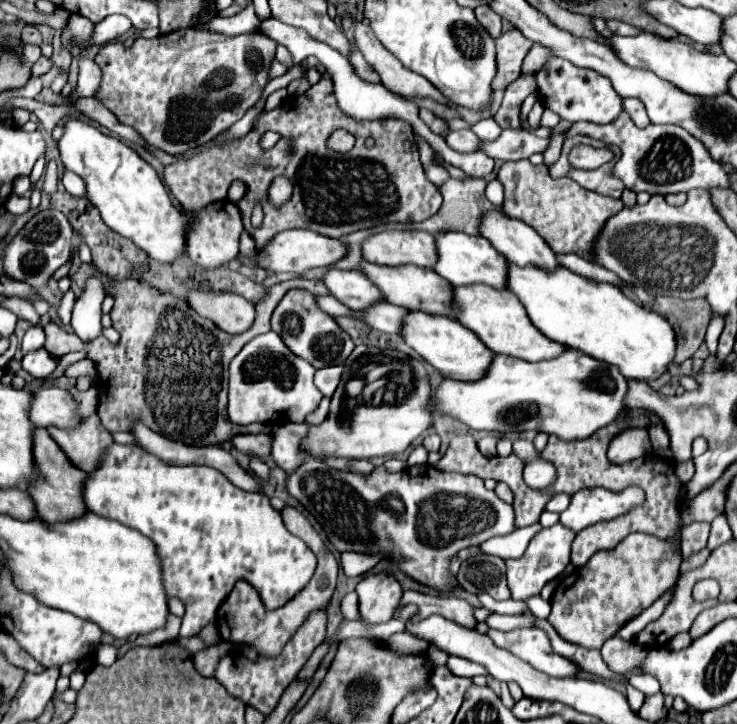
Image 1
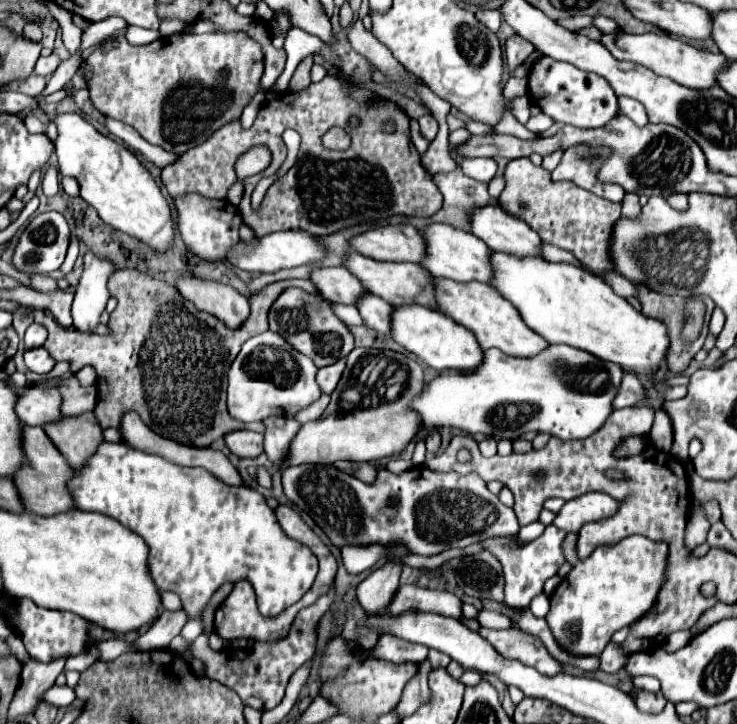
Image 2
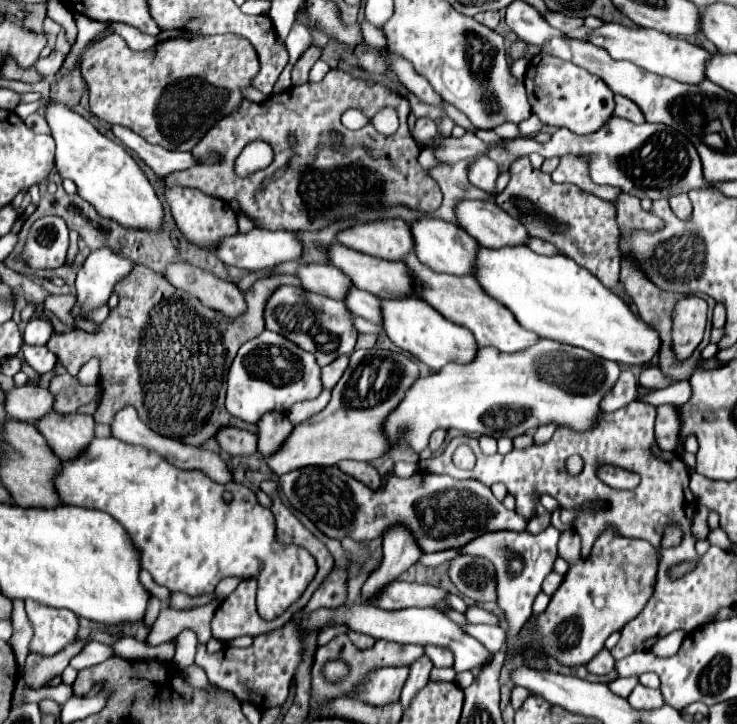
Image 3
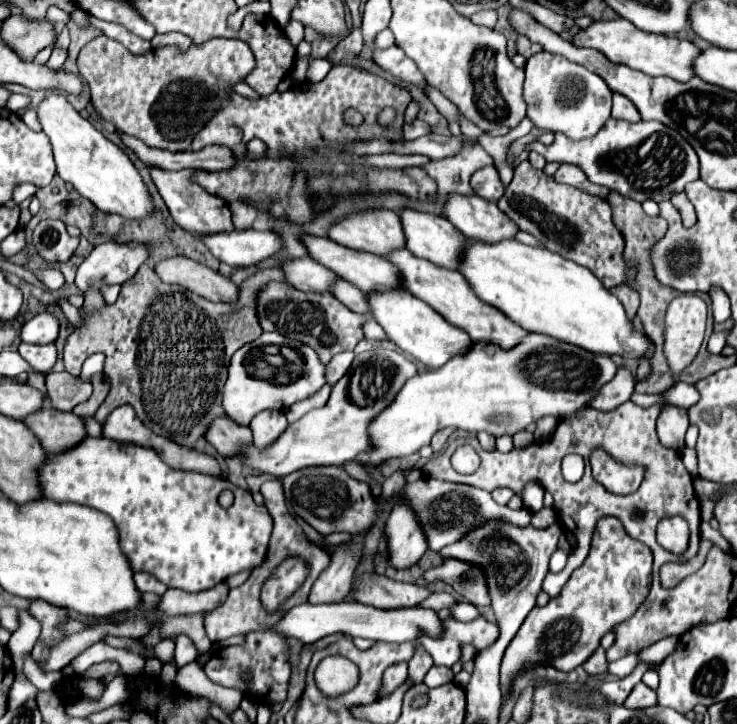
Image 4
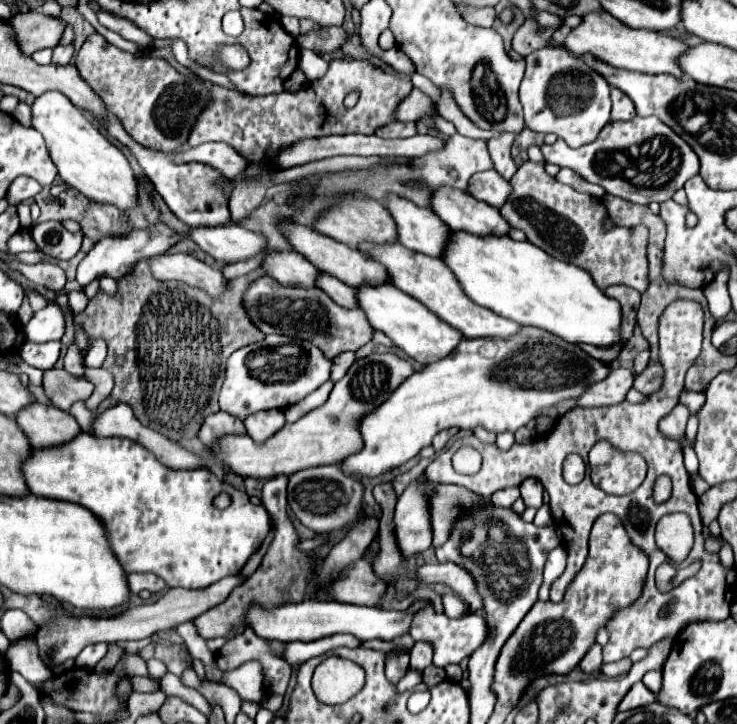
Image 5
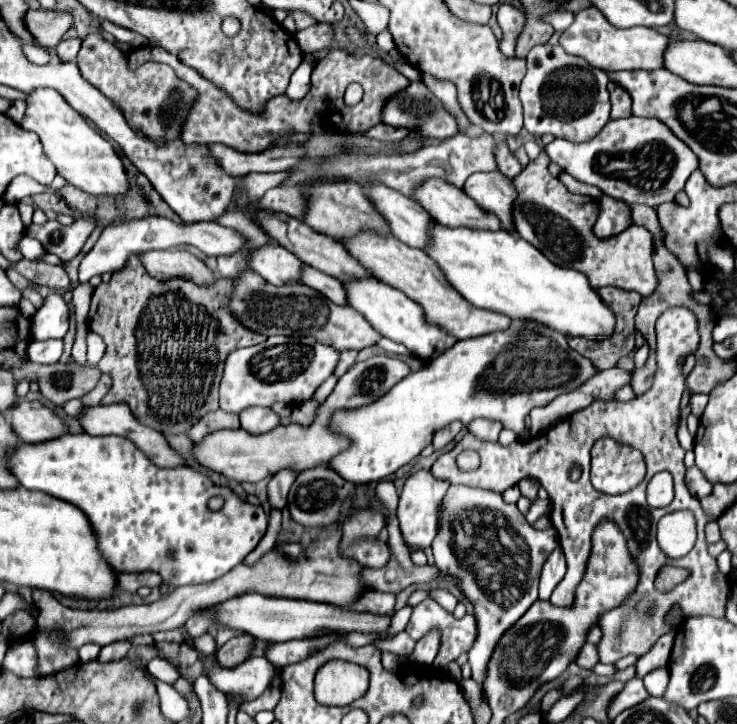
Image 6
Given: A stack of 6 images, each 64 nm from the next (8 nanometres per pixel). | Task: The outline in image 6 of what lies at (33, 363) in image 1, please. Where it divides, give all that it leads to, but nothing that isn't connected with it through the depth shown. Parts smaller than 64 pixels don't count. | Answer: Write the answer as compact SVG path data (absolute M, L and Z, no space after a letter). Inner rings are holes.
M34 340L28 346L28 358L32 362L40 362L40 364L54 364L60 360L64 350L64 342L62 340Z

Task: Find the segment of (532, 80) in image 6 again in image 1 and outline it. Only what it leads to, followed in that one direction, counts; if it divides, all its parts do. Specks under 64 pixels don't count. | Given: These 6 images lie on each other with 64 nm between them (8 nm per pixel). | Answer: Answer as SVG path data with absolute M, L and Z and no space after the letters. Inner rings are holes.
M548 58L548 62L536 72L536 86L542 98L542 104L556 112L560 120L566 122L594 122L594 124L608 124L622 112L622 98L612 88L610 80L586 70L576 68L568 60Z

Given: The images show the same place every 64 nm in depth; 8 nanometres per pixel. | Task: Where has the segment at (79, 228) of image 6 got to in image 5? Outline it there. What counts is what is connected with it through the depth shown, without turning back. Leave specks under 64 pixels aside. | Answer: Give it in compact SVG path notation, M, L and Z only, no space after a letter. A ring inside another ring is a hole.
M40 222L30 228L30 236L34 232L34 242L38 250L50 254L56 260L70 260L78 254L82 244L82 230L68 232L60 222Z

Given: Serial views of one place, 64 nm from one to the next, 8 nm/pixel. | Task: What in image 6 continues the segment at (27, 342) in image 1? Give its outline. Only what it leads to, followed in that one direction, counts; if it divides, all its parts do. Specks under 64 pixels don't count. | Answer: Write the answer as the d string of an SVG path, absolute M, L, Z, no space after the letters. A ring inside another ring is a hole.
M48 294L42 308L32 318L32 338L48 340L48 338L64 338L68 332L70 308L64 302L62 294Z

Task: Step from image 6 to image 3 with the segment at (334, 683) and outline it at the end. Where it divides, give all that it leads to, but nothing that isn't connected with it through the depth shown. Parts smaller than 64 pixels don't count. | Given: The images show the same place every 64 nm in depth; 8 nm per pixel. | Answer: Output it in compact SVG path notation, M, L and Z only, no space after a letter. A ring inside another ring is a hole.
M332 660L332 662L326 662L326 666L322 668L322 674L328 682L340 682L348 676L350 668L344 660Z

